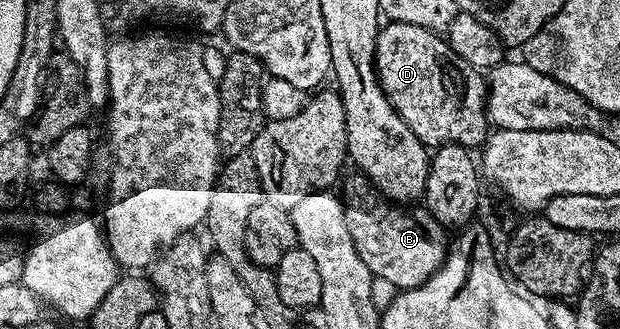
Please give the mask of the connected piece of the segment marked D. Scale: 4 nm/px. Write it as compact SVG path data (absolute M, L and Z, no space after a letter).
M386 22L379 27L374 47L374 70L390 105L427 146L463 144L474 150L485 144L487 81L479 69L460 58L433 28L408 22Z

